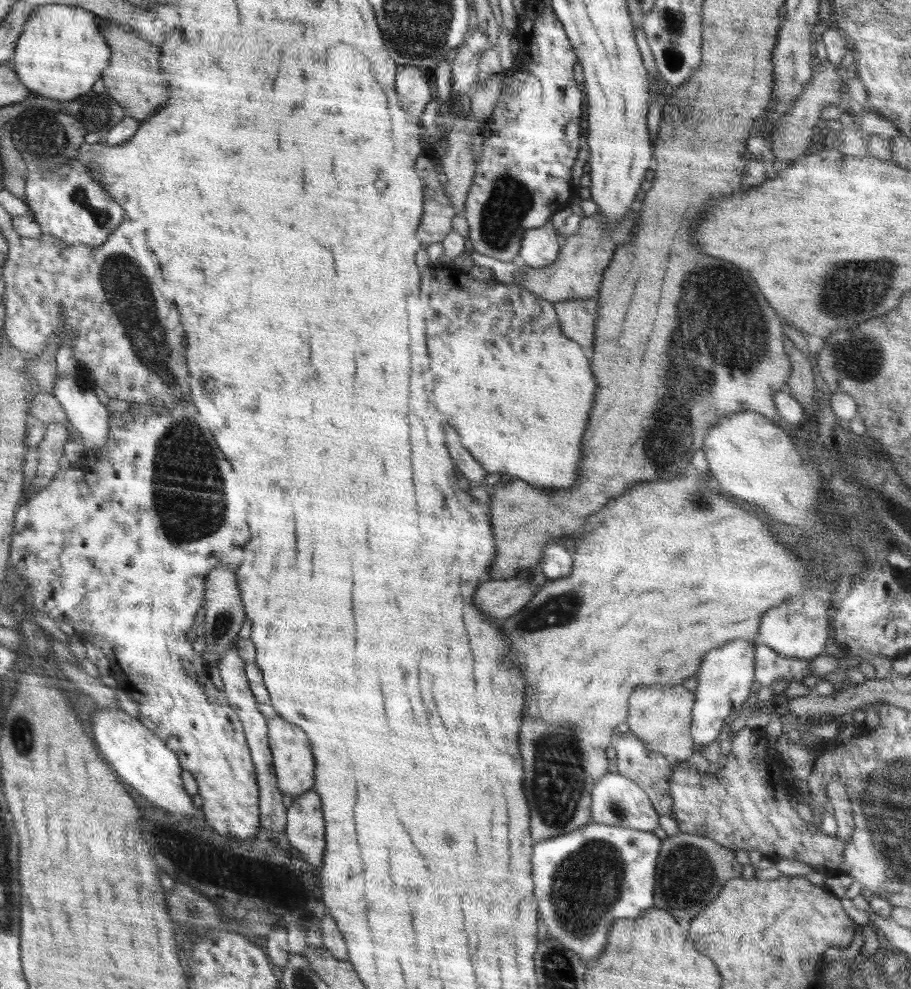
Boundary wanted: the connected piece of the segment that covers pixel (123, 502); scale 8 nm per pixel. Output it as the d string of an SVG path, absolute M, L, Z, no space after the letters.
M190 401L180 402L179 404L176 404L172 410L166 410L166 408L152 408L148 406L148 404L130 404L128 412L114 412L112 416L110 416L108 434L106 435L108 435L108 440L106 440L106 444L104 444L104 446L94 446L85 452L86 462L83 463L84 466L82 466L82 470L76 468L70 468L66 471L59 470L54 475L54 478L48 482L48 486L40 488L33 498L26 500L24 505L20 505L20 511L16 512L15 534L12 539L12 566L14 566L14 570L16 570L20 576L26 578L26 584L28 584L30 594L32 594L32 604L34 604L34 608L38 610L38 612L48 614L48 616L53 618L56 623L62 623L65 621L71 624L75 630L75 634L79 634L79 636L82 636L84 640L88 640L95 646L98 646L98 648L100 648L100 650L102 650L102 652L108 657L108 660L110 660L111 674L116 674L116 676L118 676L118 680L120 680L120 682L124 682L124 684L128 686L129 689L125 690L126 694L128 694L128 696L130 696L130 698L138 704L137 720L142 722L146 728L150 729L155 736L158 736L160 740L162 740L165 745L172 750L172 752L176 753L181 770L189 771L190 775L196 780L198 786L198 796L202 798L203 802L201 812L205 817L207 825L212 827L214 831L218 832L222 836L227 835L233 840L238 841L250 841L256 837L258 828L260 827L260 794L257 775L253 760L251 759L251 752L249 746L247 745L247 739L245 738L243 724L236 715L236 712L231 708L225 692L218 690L218 688L212 684L212 681L210 681L209 663L205 662L201 653L194 651L192 648L192 642L190 642L188 637L186 637L186 633L190 630L190 628L192 628L194 620L196 620L198 610L204 604L204 593L206 593L206 590L204 590L204 579L206 579L206 575L208 575L212 569L220 567L220 565L226 565L226 567L230 567L234 569L234 572L236 572L238 570L238 565L240 565L240 563L242 563L242 559L244 559L244 544L246 544L246 541L250 538L250 532L248 528L249 524L246 524L246 518L248 518L248 506L246 506L244 494L240 492L240 477L236 474L233 466L228 464L228 460L226 460L226 457L218 448L210 428L208 428L208 425L201 418L195 405Z

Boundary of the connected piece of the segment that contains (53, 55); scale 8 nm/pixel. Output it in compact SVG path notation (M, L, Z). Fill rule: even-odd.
M52 3L38 6L24 24L10 63L20 82L26 85L32 93L36 93L36 96L53 101L72 101L86 94L88 90L92 90L92 86L103 78L103 72L111 64L111 47L103 36L101 20L99 15L76 5Z

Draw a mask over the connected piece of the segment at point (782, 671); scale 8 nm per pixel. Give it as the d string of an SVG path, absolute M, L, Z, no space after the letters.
M756 642L754 659L754 680L760 682L761 686L773 686L778 679L784 679L787 685L792 680L802 683L806 676L812 674L810 660L778 654L764 643Z

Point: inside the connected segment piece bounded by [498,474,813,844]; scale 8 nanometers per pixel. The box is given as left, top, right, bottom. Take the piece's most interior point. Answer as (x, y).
(661, 575)

